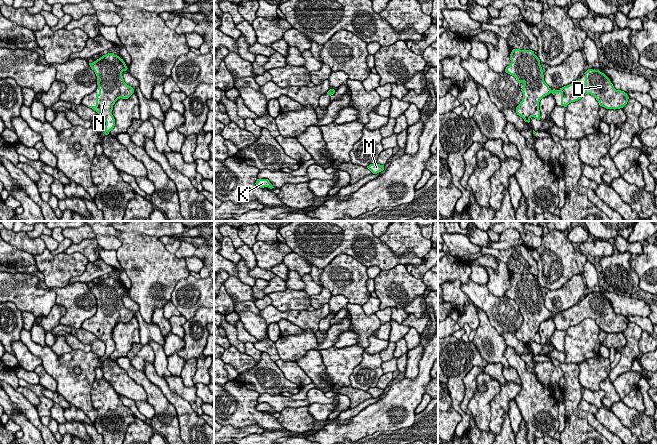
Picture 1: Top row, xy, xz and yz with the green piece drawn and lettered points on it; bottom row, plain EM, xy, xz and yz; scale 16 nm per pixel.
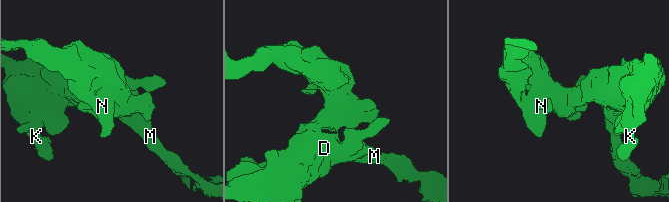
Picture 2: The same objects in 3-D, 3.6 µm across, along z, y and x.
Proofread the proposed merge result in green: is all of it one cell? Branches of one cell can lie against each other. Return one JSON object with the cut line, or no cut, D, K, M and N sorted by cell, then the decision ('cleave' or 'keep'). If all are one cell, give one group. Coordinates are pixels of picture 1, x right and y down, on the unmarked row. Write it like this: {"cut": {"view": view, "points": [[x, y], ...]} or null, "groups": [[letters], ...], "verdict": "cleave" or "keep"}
{"cut": null, "groups": [["D", "K", "M", "N"]], "verdict": "keep"}

